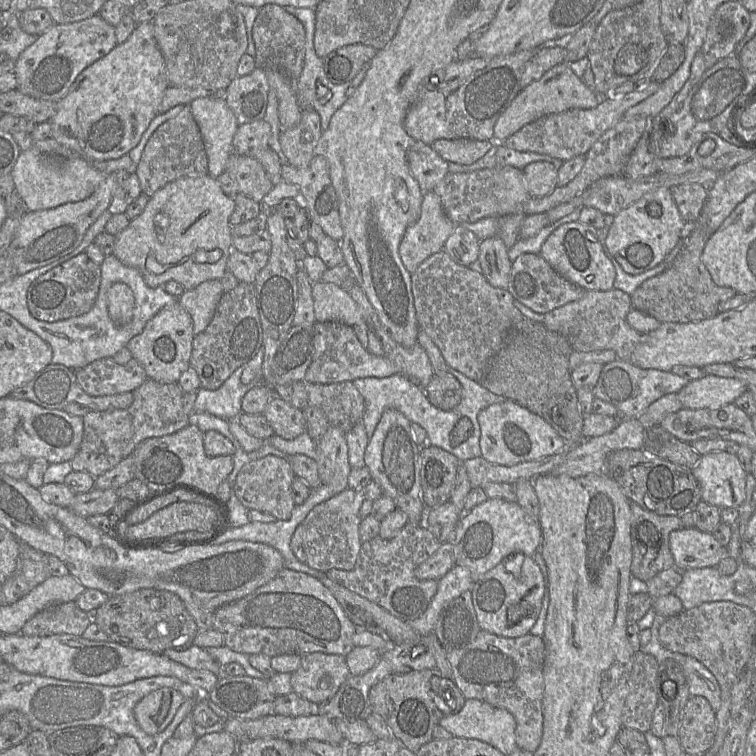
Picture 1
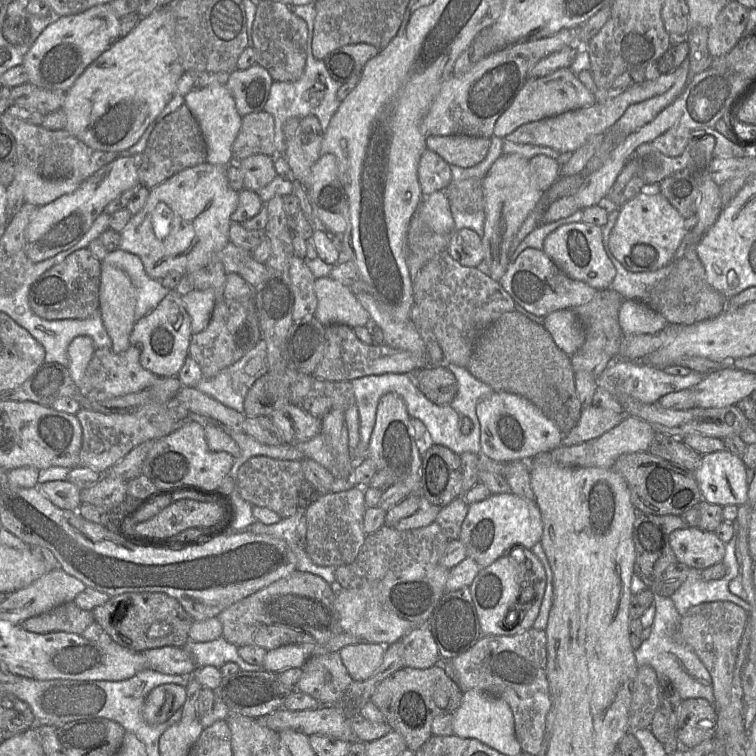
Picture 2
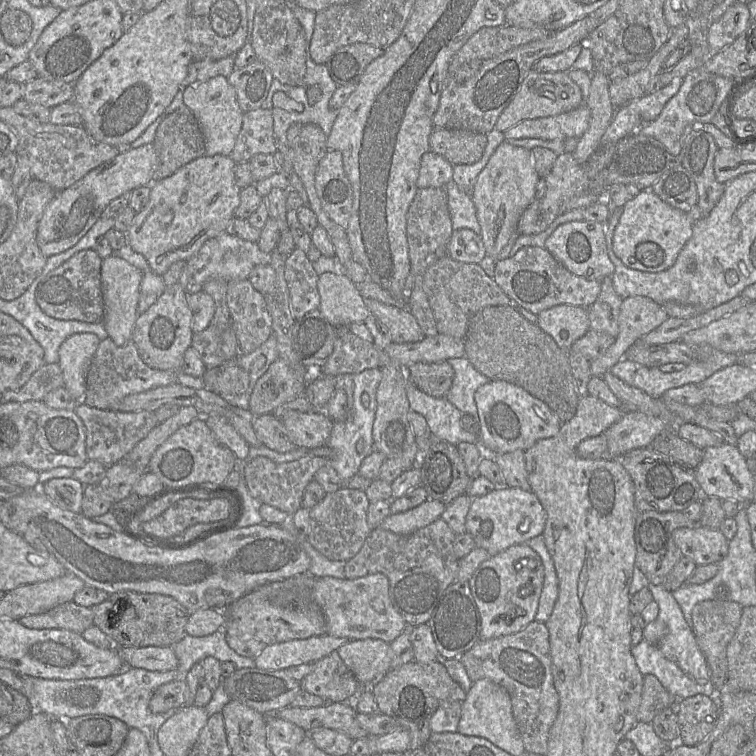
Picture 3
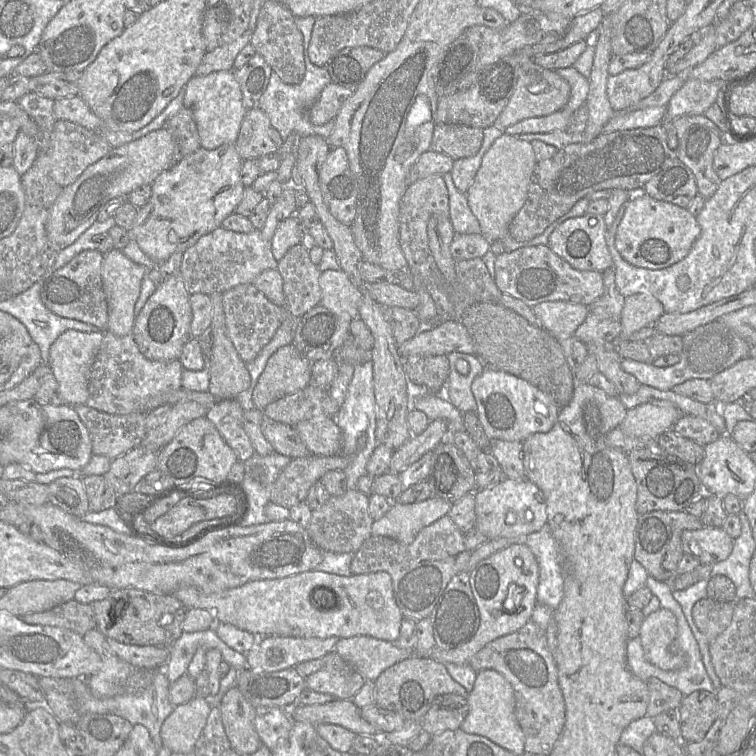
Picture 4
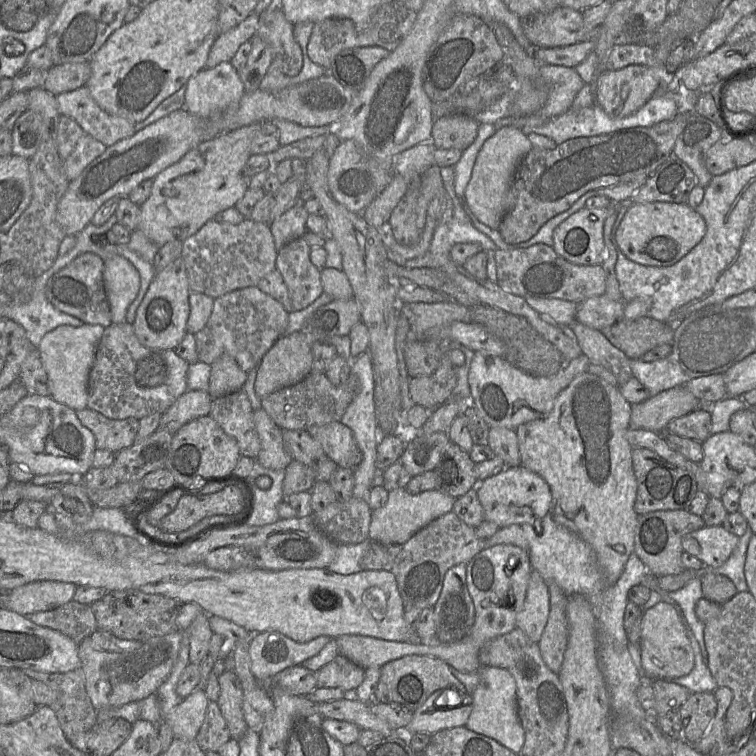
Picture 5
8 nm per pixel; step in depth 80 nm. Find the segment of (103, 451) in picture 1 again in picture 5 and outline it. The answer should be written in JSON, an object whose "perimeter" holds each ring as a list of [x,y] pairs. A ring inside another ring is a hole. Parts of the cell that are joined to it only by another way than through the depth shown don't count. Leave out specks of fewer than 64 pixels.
{"perimeter":[[[89,408],[76,410],[76,415],[81,423],[93,432],[96,449],[109,450],[116,454],[132,446],[137,440],[139,420],[136,418],[109,419]]]}

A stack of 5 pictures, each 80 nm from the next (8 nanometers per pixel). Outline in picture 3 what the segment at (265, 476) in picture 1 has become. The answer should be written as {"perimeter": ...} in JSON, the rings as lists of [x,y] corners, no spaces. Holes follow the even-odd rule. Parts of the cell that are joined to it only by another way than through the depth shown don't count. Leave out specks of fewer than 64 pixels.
{"perimeter":[[[306,455],[298,460],[275,463],[259,456],[250,461],[244,469],[248,492],[262,504],[271,505],[289,515],[301,508],[305,487],[314,479],[315,473],[324,466],[329,466],[329,459],[324,456]]]}

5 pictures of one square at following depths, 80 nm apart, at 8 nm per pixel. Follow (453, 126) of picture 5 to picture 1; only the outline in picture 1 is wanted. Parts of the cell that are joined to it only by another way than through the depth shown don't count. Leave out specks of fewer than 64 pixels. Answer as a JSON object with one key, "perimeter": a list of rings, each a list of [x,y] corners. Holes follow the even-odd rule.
{"perimeter":[[[439,139],[431,147],[447,162],[470,165],[481,159],[493,146],[493,141],[474,139]]]}

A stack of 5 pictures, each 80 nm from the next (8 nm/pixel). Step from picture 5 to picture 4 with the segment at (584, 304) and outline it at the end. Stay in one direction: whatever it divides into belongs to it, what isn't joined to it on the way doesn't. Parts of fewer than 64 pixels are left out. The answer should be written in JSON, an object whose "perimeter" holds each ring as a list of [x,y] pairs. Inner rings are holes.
{"perimeter":[[[588,313],[584,322],[577,328],[574,335],[584,344],[605,345],[616,339],[621,332],[620,321],[599,319]]]}

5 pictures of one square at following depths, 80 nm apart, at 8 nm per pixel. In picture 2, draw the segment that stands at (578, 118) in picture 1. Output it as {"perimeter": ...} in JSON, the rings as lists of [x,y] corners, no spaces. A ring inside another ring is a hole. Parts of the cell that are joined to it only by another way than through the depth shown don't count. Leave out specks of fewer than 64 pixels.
{"perimeter":[[[680,67],[672,72],[659,74],[655,78],[648,79],[640,84],[633,84],[624,91],[611,93],[605,103],[594,104],[589,107],[565,112],[563,114],[543,118],[529,122],[518,127],[514,132],[504,137],[504,141],[511,141],[516,144],[531,144],[536,146],[549,147],[560,154],[573,153],[583,146],[591,137],[604,134],[624,114],[626,109],[636,103],[650,99],[656,95],[666,92],[680,75]]]}

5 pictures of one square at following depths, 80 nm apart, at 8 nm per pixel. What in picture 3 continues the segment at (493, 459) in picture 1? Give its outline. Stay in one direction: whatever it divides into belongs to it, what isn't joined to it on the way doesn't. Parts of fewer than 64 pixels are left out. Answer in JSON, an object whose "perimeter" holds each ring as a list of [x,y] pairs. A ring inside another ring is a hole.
{"perimeter":[[[490,380],[474,394],[480,422],[479,440],[494,454],[532,447],[538,440],[558,434],[558,416],[541,400],[522,387],[503,380]]]}

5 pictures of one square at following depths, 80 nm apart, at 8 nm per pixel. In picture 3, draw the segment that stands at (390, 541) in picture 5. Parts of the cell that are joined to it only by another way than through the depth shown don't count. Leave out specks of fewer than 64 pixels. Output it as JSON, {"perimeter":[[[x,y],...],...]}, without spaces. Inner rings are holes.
{"perimeter":[[[427,499],[408,511],[388,515],[378,528],[400,535],[408,535],[436,521],[441,517],[445,508],[446,505],[442,502]]]}

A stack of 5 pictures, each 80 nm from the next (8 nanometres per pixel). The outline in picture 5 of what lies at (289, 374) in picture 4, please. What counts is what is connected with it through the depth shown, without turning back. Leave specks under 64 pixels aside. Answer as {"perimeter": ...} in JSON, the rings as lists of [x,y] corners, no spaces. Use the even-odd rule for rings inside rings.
{"perimeter":[[[301,331],[282,335],[257,368],[255,391],[262,399],[303,380],[312,370],[311,344]]]}

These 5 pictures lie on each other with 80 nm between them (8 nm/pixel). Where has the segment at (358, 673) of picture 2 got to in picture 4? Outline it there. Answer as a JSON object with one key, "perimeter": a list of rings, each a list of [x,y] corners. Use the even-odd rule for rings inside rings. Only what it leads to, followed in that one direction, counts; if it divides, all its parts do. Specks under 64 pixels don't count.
{"perimeter":[[[372,636],[340,638],[334,650],[366,681],[376,681],[390,666],[418,656],[415,650],[401,649],[395,643]]]}

